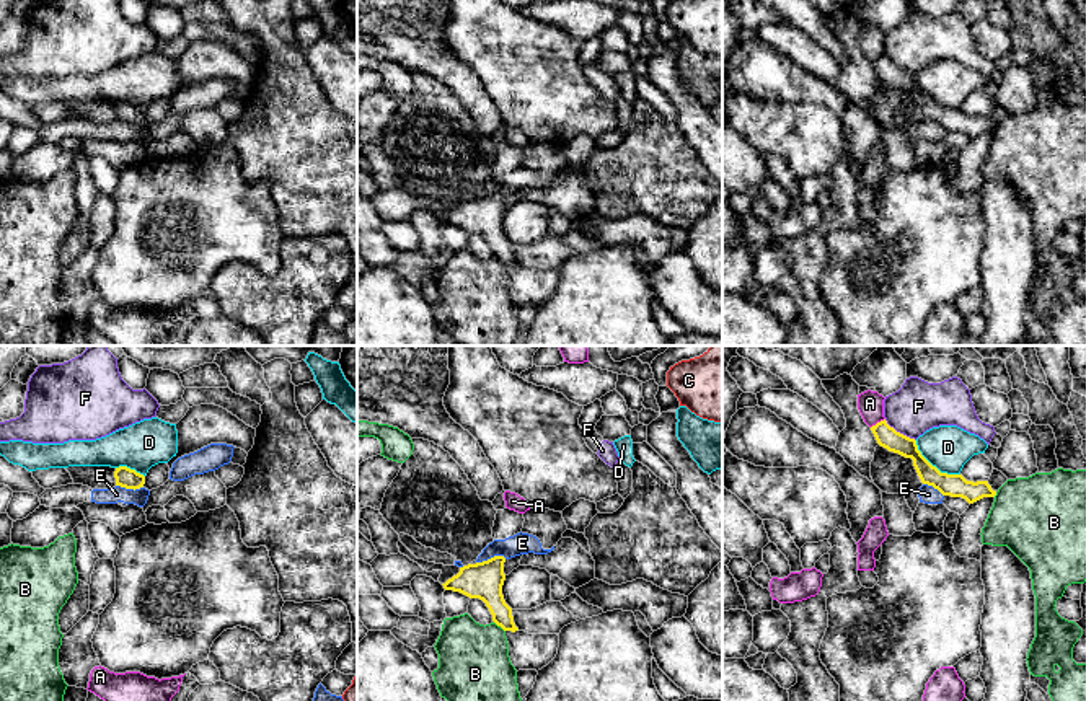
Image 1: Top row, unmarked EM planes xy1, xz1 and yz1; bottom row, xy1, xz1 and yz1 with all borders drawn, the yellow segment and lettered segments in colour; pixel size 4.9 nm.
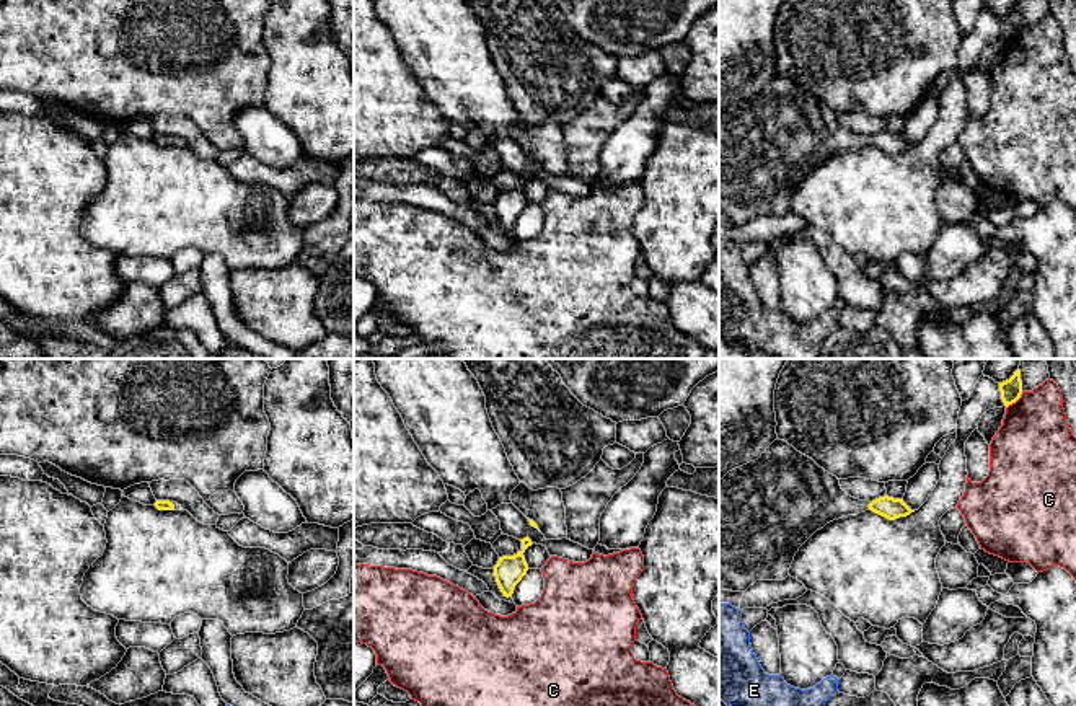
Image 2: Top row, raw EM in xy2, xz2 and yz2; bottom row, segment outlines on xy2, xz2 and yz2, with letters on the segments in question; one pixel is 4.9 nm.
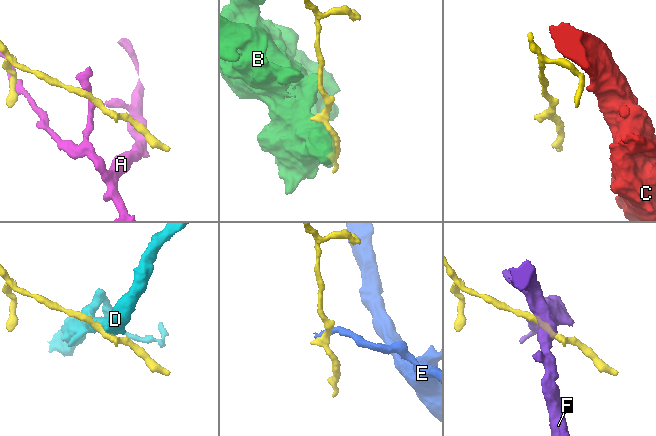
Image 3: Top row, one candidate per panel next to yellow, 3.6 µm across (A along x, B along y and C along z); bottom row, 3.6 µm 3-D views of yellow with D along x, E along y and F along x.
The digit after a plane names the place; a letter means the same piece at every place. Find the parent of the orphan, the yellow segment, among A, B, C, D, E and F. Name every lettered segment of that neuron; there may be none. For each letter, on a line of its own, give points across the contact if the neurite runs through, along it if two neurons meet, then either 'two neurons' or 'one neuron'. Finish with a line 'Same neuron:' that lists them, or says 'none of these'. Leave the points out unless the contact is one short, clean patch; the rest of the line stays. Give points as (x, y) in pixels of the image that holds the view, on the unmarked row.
A: two neurons
B: two neurons
C: two neurons
D: along yz1 (915, 75), (920, 87), (941, 106), (959, 110) | two neurons
E: along xz1 (506, 193), (494, 191), (476, 198) | two neurons
F: along yz1 (884, 54), (915, 75) | two neurons
Same neuron: none of these

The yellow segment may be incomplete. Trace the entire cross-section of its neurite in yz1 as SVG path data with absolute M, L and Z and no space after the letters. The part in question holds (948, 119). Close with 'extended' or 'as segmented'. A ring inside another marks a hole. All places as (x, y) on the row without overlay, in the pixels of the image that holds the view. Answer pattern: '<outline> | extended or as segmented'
M885 54L872 60L871 65L881 82L905 93L912 93L921 117L933 121L943 130L962 132L969 139L996 130L996 126L991 124L988 116L973 117L967 116L962 109L941 108L921 90L915 73L897 67Z | as segmented

